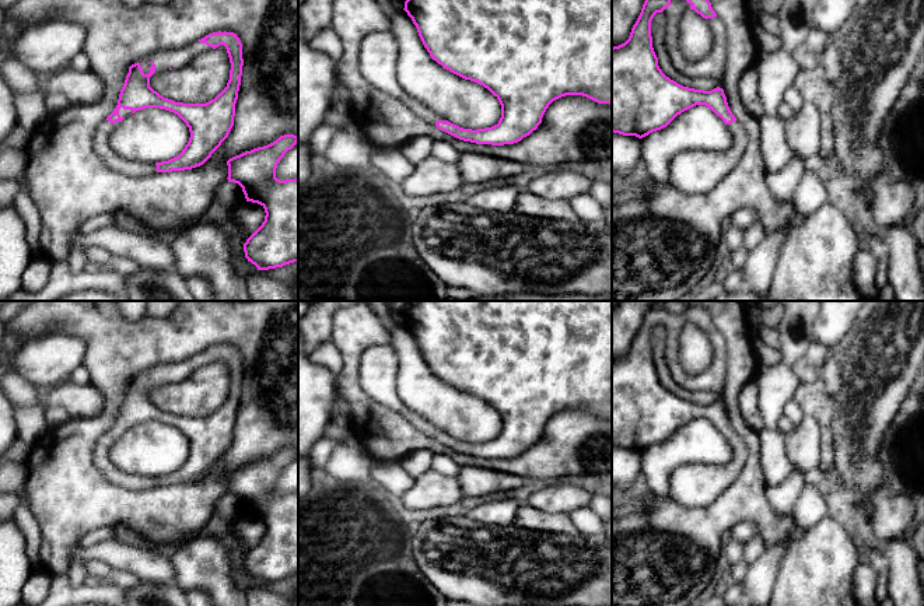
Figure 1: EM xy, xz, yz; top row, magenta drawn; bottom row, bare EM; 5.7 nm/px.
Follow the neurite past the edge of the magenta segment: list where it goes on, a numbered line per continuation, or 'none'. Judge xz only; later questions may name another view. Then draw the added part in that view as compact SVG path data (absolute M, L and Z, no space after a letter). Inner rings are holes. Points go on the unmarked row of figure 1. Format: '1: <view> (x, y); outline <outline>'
1: xz (378, 367); outline M391 344L372 346L360 360L358 382L364 393L374 402L389 407L403 416L419 431L435 439L444 434L423 416L413 413L398 395L396 385L398 357Z

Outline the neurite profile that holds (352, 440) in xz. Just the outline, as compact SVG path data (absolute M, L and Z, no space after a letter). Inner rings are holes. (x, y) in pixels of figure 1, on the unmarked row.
M349 432L344 438L344 444L353 449L360 451L365 458L371 459L371 455L365 451L363 441L354 434L354 432Z

